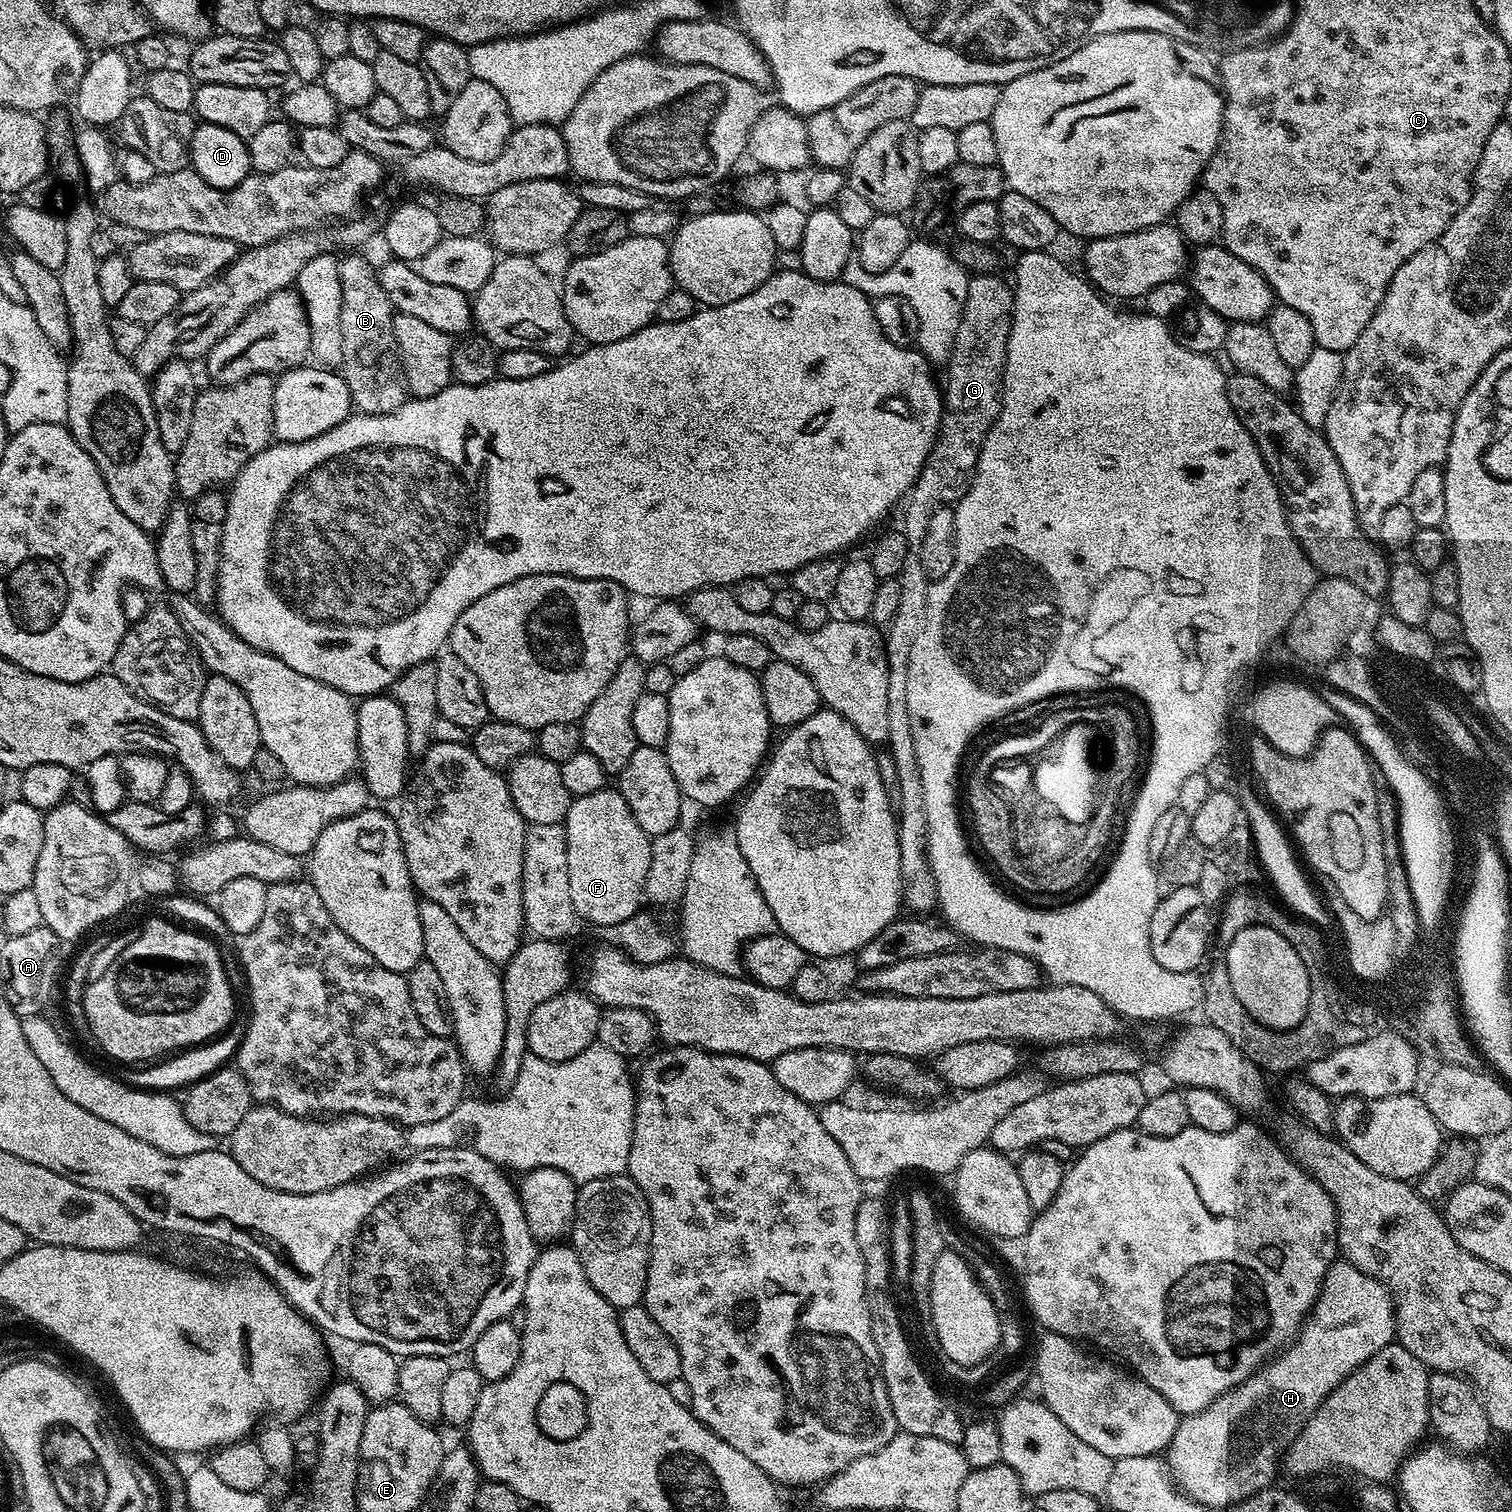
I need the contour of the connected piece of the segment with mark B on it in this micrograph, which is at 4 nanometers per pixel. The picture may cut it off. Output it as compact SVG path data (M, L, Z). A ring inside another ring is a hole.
M360 254L339 257L338 278L342 282L342 364L338 371L352 392L352 403L366 414L398 410L409 399L404 373L394 355L392 317L394 309L382 290L377 269Z

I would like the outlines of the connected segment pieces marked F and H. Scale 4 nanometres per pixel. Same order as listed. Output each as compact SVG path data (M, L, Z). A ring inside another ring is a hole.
M612 786L594 794L575 797L566 814L563 827L566 836L566 857L569 866L570 895L577 917L581 921L603 926L617 924L641 911L646 870L650 870L650 837L638 826L626 798Z
M1333 1260L1320 1285L1320 1297L1291 1343L1250 1378L1206 1406L1206 1410L1181 1419L1166 1449L1168 1473L1172 1475L1176 1487L1194 1502L1205 1504L1209 1510L1227 1509L1228 1505L1269 1487L1275 1481L1272 1479L1276 1476L1276 1468L1278 1472L1281 1467L1288 1445L1303 1430L1329 1392L1333 1392L1354 1369L1378 1354L1378 1350L1393 1343L1395 1335L1396 1306L1385 1284L1370 1278L1370 1274L1362 1274L1362 1270L1348 1260Z

